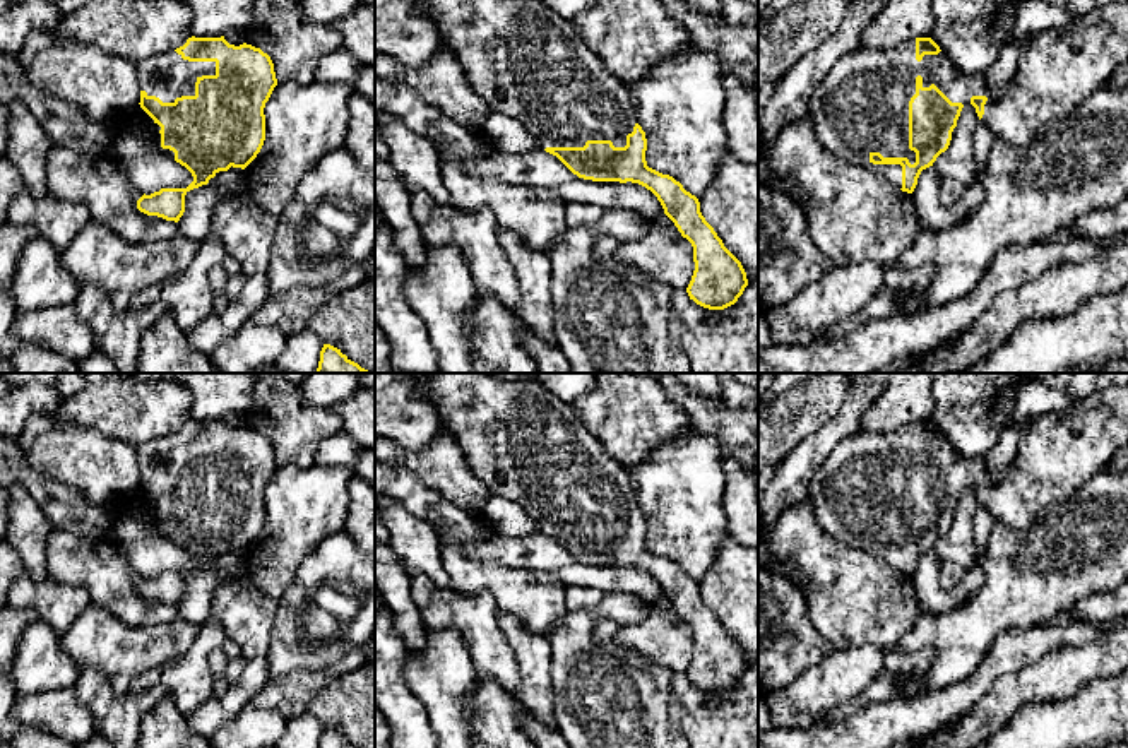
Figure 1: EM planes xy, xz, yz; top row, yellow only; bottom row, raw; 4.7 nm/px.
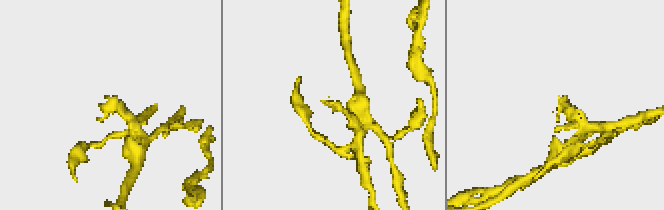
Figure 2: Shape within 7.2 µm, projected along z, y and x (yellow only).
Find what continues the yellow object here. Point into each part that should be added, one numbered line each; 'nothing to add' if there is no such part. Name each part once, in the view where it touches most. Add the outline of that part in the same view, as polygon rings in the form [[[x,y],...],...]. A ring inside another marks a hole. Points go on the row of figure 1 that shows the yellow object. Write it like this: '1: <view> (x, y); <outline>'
1: yz (861, 106); [[[1128,0],[1106,3],[1073,22],[1036,36],[1017,58],[1013,75],[994,99],[984,82],[984,72],[955,70],[943,51],[916,60],[916,39],[888,50],[856,50],[844,55],[827,74],[808,99],[808,116],[820,144],[844,163],[883,175],[899,190],[902,188],[900,164],[873,164],[871,152],[883,157],[907,157],[916,163],[909,149],[909,101],[916,94],[916,77],[923,87],[935,84],[952,103],[971,104],[972,96],[986,96],[981,118],[998,139],[1010,145],[1025,145],[1037,130],[1058,118],[1078,111],[1080,104],[1107,84],[1118,67],[1128,62]]]

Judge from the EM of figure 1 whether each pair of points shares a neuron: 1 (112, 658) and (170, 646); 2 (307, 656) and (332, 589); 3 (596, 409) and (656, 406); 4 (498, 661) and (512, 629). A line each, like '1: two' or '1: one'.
1: one
2: one
3: one
4: two

